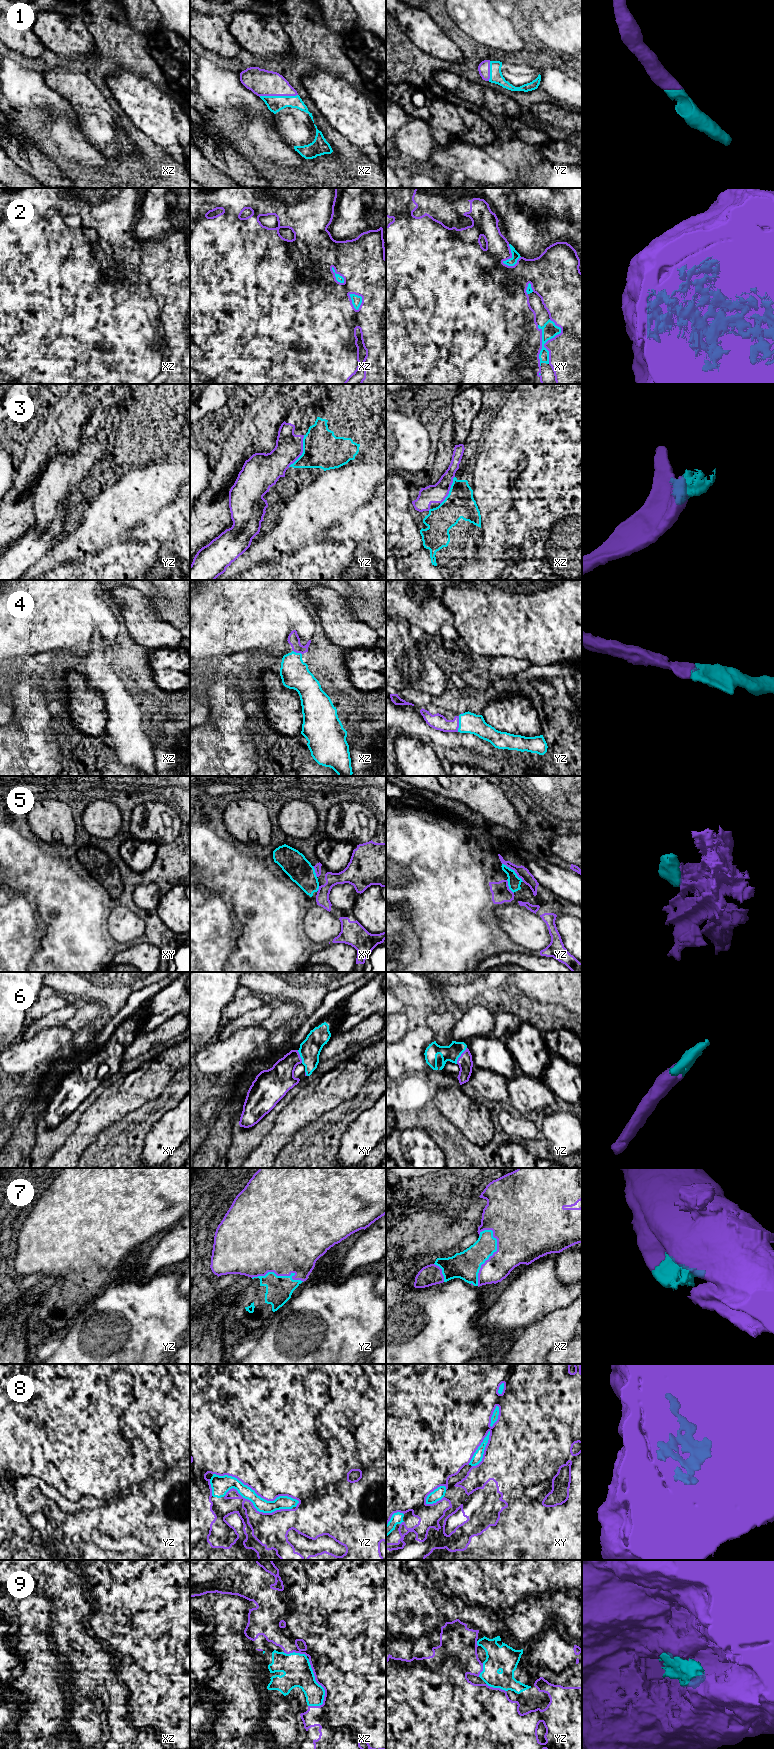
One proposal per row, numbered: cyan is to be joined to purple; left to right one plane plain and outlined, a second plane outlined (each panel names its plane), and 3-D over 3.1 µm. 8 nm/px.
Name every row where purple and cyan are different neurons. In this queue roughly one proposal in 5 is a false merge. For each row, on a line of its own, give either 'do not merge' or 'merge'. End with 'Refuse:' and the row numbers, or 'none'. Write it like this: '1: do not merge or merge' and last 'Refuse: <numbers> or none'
1: merge
2: merge
3: merge
4: merge
5: do not merge
6: merge
7: merge
8: merge
9: merge
Refuse: 5

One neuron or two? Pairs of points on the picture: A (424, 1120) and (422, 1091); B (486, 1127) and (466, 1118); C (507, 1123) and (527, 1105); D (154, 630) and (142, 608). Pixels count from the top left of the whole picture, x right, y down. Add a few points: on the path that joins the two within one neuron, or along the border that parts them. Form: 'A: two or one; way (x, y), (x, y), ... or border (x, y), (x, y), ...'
A: one; way (423, 1113), (422, 1098)
B: one; way (481, 1127), (471, 1119)
C: two; border (521, 1115), (525, 1117)
D: one; way (149, 625), (142, 618), (142, 613)

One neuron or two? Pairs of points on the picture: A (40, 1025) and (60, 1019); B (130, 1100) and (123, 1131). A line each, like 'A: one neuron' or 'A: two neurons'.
A: one neuron
B: two neurons

